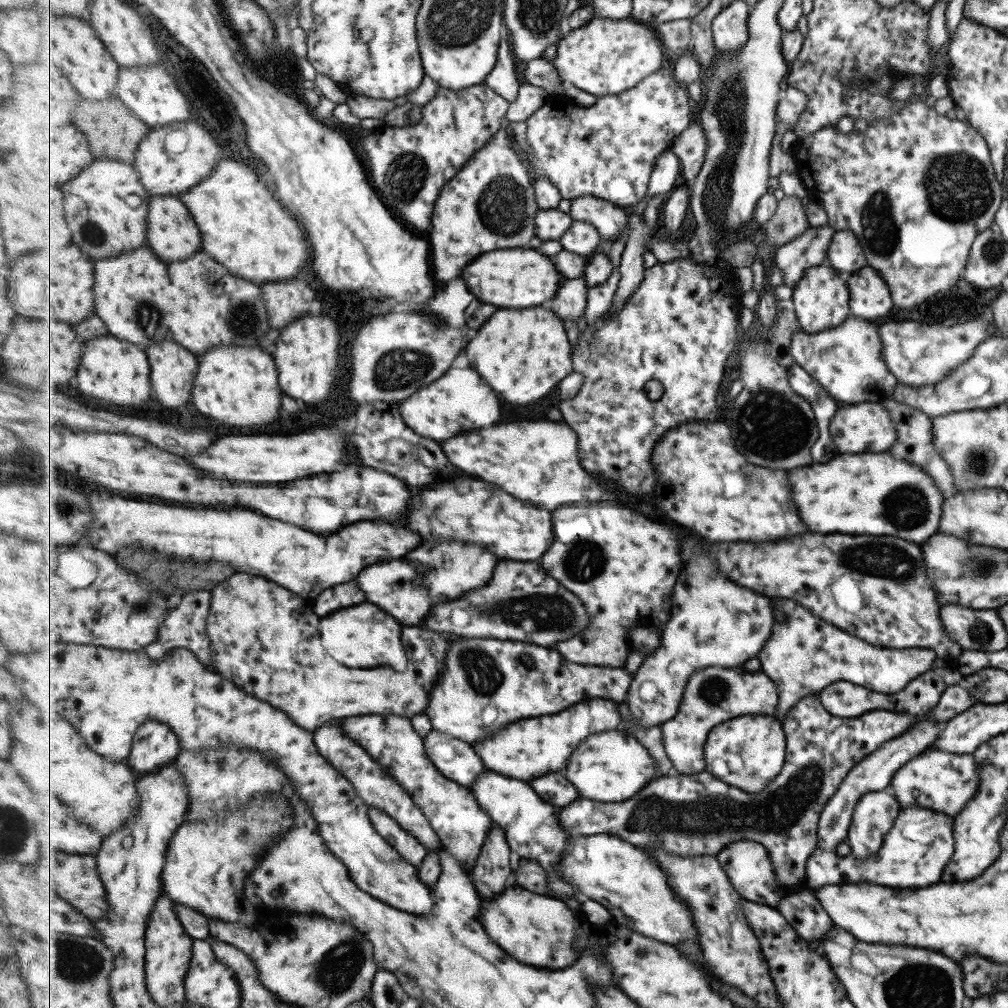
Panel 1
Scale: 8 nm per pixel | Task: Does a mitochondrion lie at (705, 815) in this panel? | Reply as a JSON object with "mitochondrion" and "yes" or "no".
{"mitochondrion":"yes"}

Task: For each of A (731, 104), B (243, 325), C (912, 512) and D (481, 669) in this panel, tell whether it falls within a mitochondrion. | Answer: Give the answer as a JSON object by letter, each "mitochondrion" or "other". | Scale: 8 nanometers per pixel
{"A":"mitochondrion","B":"mitochondrion","C":"mitochondrion","D":"mitochondrion"}

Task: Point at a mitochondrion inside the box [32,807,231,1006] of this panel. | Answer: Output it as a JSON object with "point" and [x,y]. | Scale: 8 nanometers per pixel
{"point":[83,966]}

